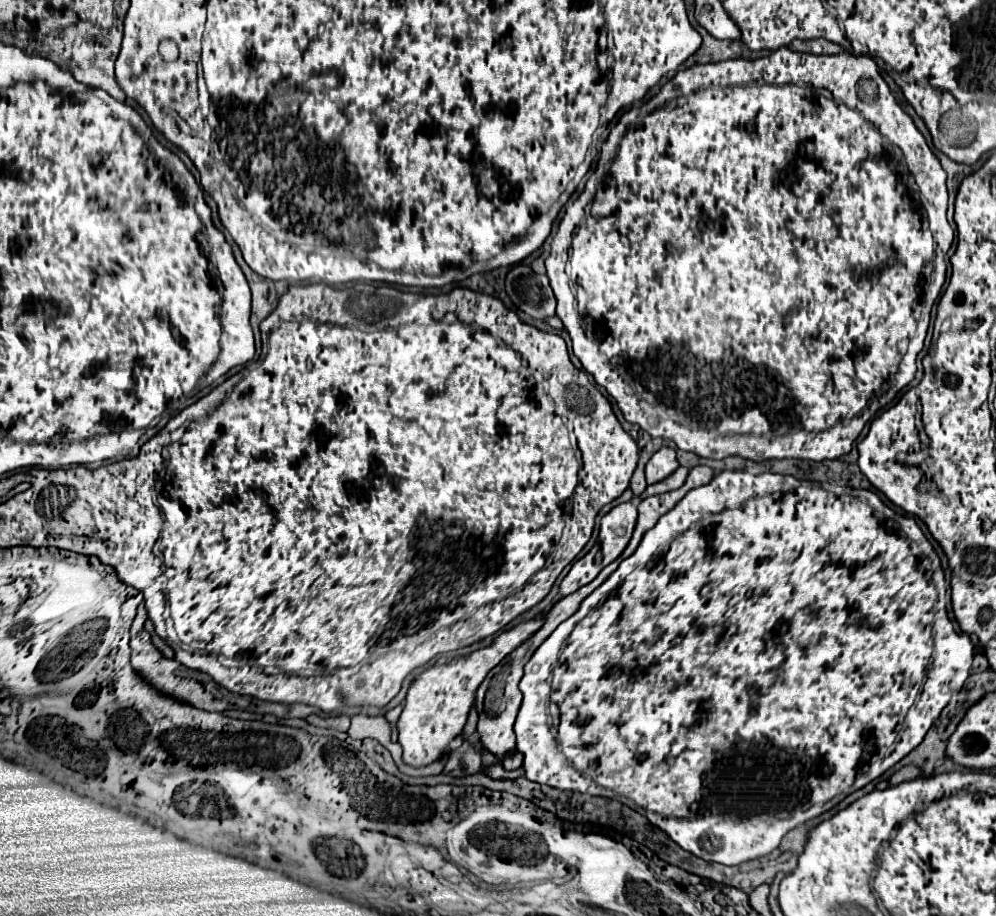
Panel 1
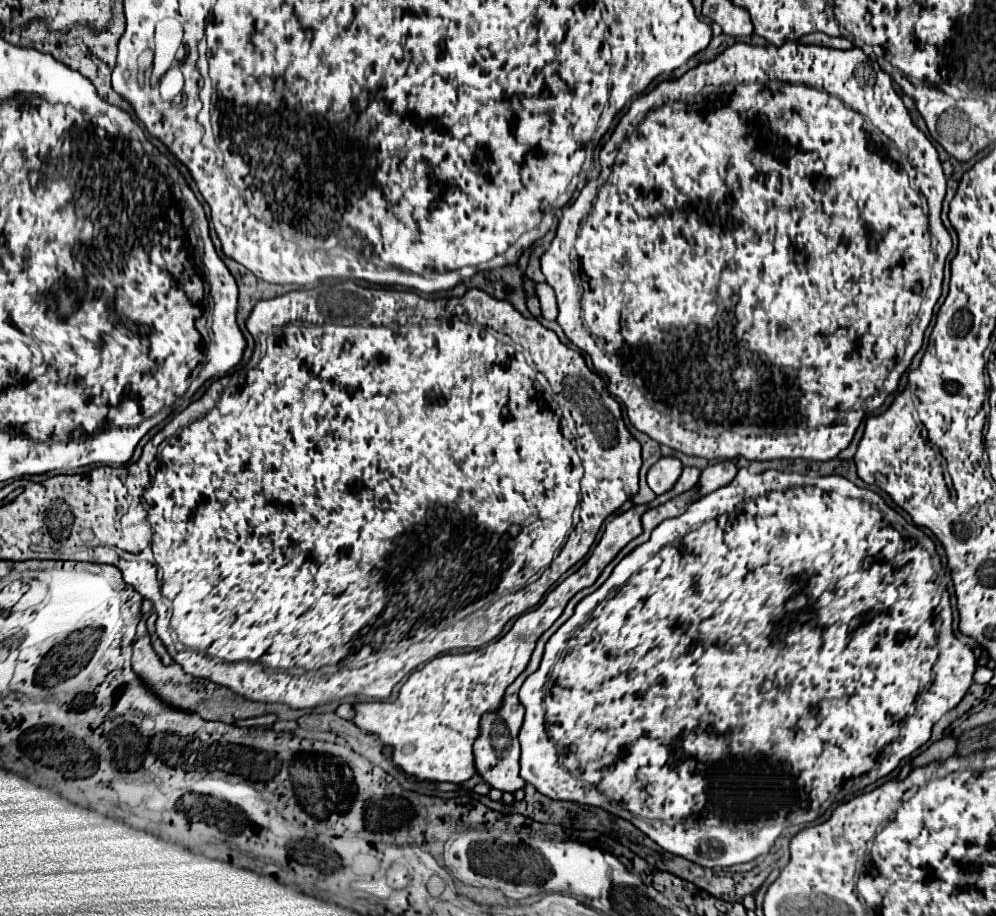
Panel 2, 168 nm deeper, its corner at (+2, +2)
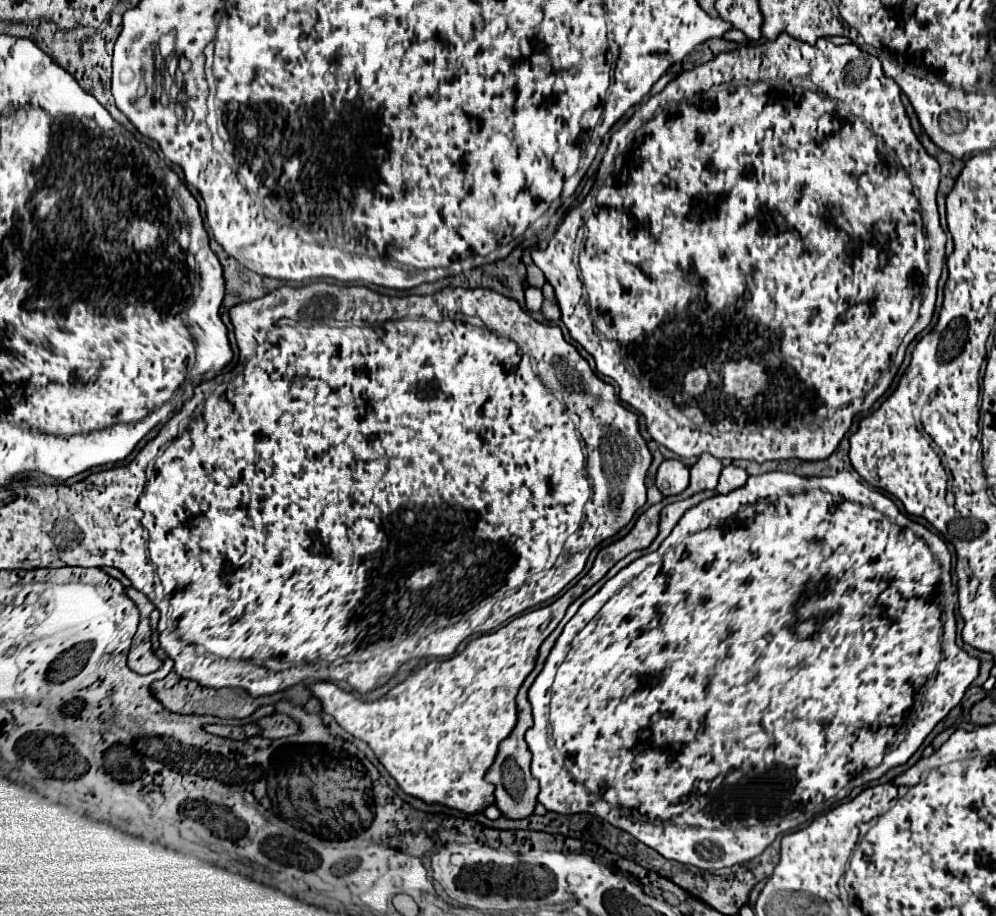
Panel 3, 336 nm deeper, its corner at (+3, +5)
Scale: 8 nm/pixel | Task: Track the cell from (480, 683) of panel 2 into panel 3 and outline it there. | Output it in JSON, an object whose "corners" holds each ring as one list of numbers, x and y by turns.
{"corners":[[703,454,697,464,691,466,691,484,683,496,665,498,643,512,633,530,625,538,601,548,587,576,547,608,517,616,497,632,471,640,463,652,451,658,431,660,373,702,361,700,329,682,309,684,311,696,319,700,321,710,333,716,343,730,371,746,379,762,405,794,425,804,441,804,463,814,483,812,487,806,495,804,493,786,489,786,485,774,493,766,499,744,509,738,517,724,515,696,523,680,535,668,543,640,557,628,565,610,585,590,597,584,629,552,645,550,655,540,659,532,659,514,667,504,689,498,695,492,715,490,721,470,723,464,715,456]]}

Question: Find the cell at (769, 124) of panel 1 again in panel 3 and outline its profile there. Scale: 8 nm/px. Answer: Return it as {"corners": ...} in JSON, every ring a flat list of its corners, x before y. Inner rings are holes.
{"corners":[[779,34,777,40,767,40,767,42,755,44,755,46,739,46,739,48,735,48,733,52,719,54,715,60,705,62,705,64,701,64,701,66,697,66,697,68,693,68,693,70,683,72,683,74,677,76,663,92,651,96,645,104,641,104,641,108,639,108,613,136,615,136,615,138,611,140,609,150,621,150,621,152,623,152,623,148,627,148,627,152,623,152,623,156,619,156,619,160,613,158,611,172,607,172,607,176,605,176,603,180,595,181,594,187,601,187,597,190,597,194,591,191,587,195,587,198,583,200,583,204,579,204,577,208,573,208,573,210,563,218,563,222,561,222,561,226,557,228,555,236,551,238,549,246,547,246,545,250,533,250,533,260,535,260,535,264,543,270,547,282,555,288,555,296,557,296,557,302,559,302,559,308,561,308,561,320,563,320,563,324,569,328,573,340,579,342,579,344,593,356,595,366,597,366,597,370,599,370,603,376,609,376,609,378,613,378,613,380,619,384,619,388,621,388,621,400,627,402,635,412,639,412,641,416,645,416,647,428,649,428,651,436,655,438,655,442,667,446,667,448,669,448,671,452,675,452,677,456,691,458,691,456,701,456,703,452,709,452,709,454,713,454,713,456,719,458,719,460,729,458,729,460,755,460,755,462,789,460,789,458,799,458,799,460,825,460,825,458,829,458,831,452,833,452,833,450,839,446,839,442,843,440,845,432,849,430,853,416,859,414,861,410,869,410,869,408,875,404,875,400,889,388,891,380,895,377,895,372,898,372,900,365,904,361,908,345,929,325,931,314,933,314,935,310,938,281,941,277,942,267,946,259,945,247,947,236,941,227,937,204,935,204,935,196,937,196,939,188,939,164,937,164,935,158,931,158,931,156,925,152,925,148,921,146,921,142,919,142,917,136,913,134,911,124,909,124,909,118,907,118,905,108,903,108,903,102,901,102,901,88,899,88,891,78,887,78,887,76,883,74,881,62,879,62,875,56,861,52,855,44,841,44,841,46,835,46,833,42,821,38,821,40,817,40,815,46,809,46,807,42,797,42,797,40,793,40,789,34],[719,84,731,84,731,88,735,88,735,84,743,84,743,102,741,102,741,98,737,98,735,102,727,104,727,110,731,108,731,112,725,112,725,104,711,104,711,94,707,92,707,88,719,88],[679,232,683,232,683,252,679,252],[737,414,747,414,747,416,745,416,745,422,747,422,745,426,737,422]]}

